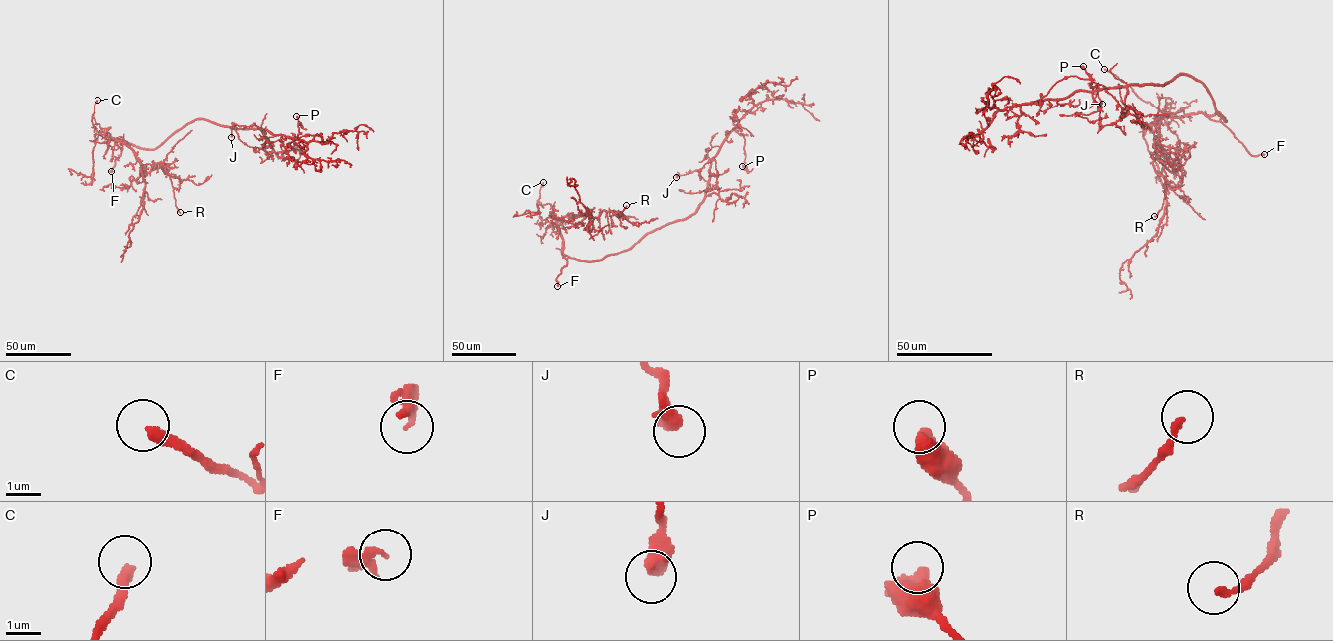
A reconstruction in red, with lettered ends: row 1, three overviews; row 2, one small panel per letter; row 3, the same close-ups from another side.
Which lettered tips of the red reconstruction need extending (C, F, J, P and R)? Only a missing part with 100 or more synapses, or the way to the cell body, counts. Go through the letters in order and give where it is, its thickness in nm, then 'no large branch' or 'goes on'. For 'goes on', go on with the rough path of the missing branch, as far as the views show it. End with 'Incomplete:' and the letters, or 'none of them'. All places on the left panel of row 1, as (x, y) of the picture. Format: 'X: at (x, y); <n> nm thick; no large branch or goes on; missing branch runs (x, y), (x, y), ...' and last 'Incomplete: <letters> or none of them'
C: at (97, 100); 320 nm thick; no large branch
F: at (111, 171); 320 nm thick; goes on; missing branch runs (111, 171), (106, 179), (97, 177)
J: at (231, 137); 480 nm thick; no large branch
P: at (296, 116); 550 nm thick; no large branch
R: at (180, 212); 180 nm thick; no large branch
Incomplete: F

